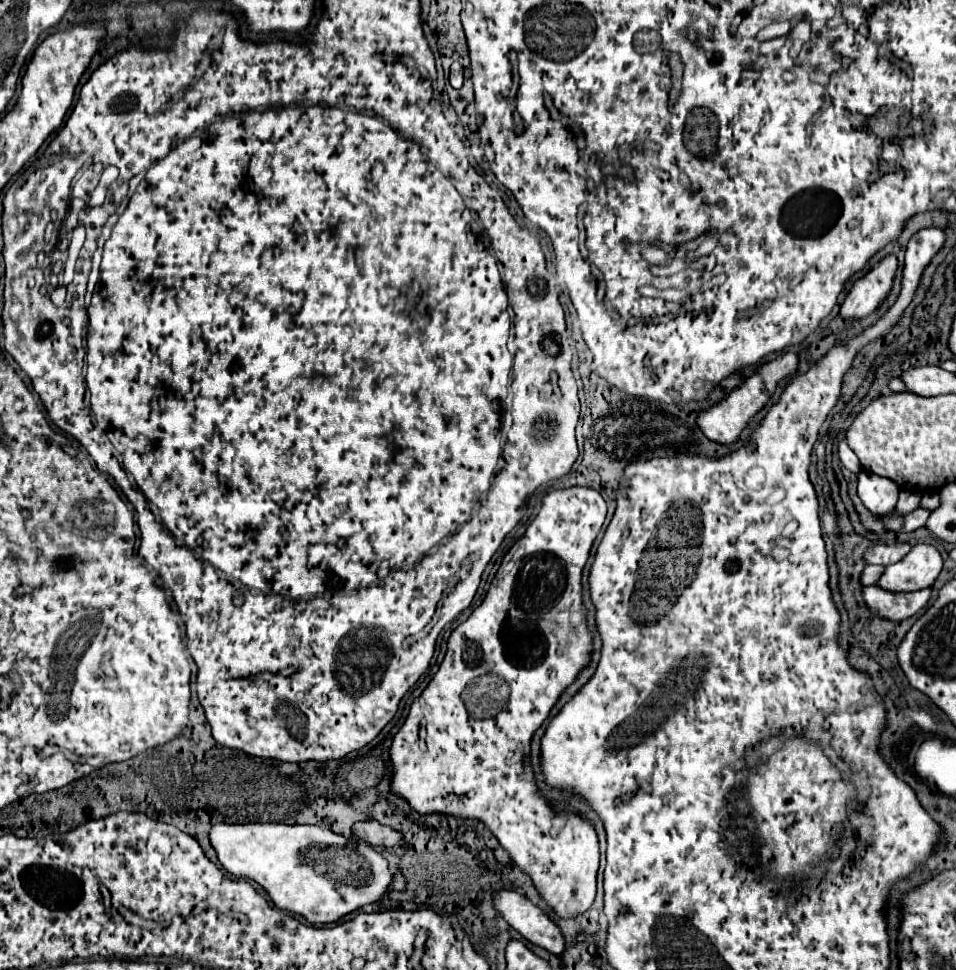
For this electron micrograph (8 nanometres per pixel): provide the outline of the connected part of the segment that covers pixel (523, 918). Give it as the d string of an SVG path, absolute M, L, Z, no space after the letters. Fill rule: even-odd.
M497 890L491 894L491 898L493 898L493 908L523 938L553 954L563 952L565 942L561 930L549 920L549 916L541 908L533 906L525 896L513 890Z

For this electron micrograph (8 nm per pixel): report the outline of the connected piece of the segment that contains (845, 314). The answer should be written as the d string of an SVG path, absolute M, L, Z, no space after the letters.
M895 256L881 260L865 278L853 284L845 302L841 304L839 316L843 320L863 320L877 312L893 288L897 268L899 264Z

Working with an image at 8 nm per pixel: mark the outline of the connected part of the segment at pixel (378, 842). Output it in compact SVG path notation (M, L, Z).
M375 820L355 822L353 824L353 838L363 840L371 846L383 846L383 848L393 848L393 846L401 844L401 834L397 834L397 830L377 824Z

